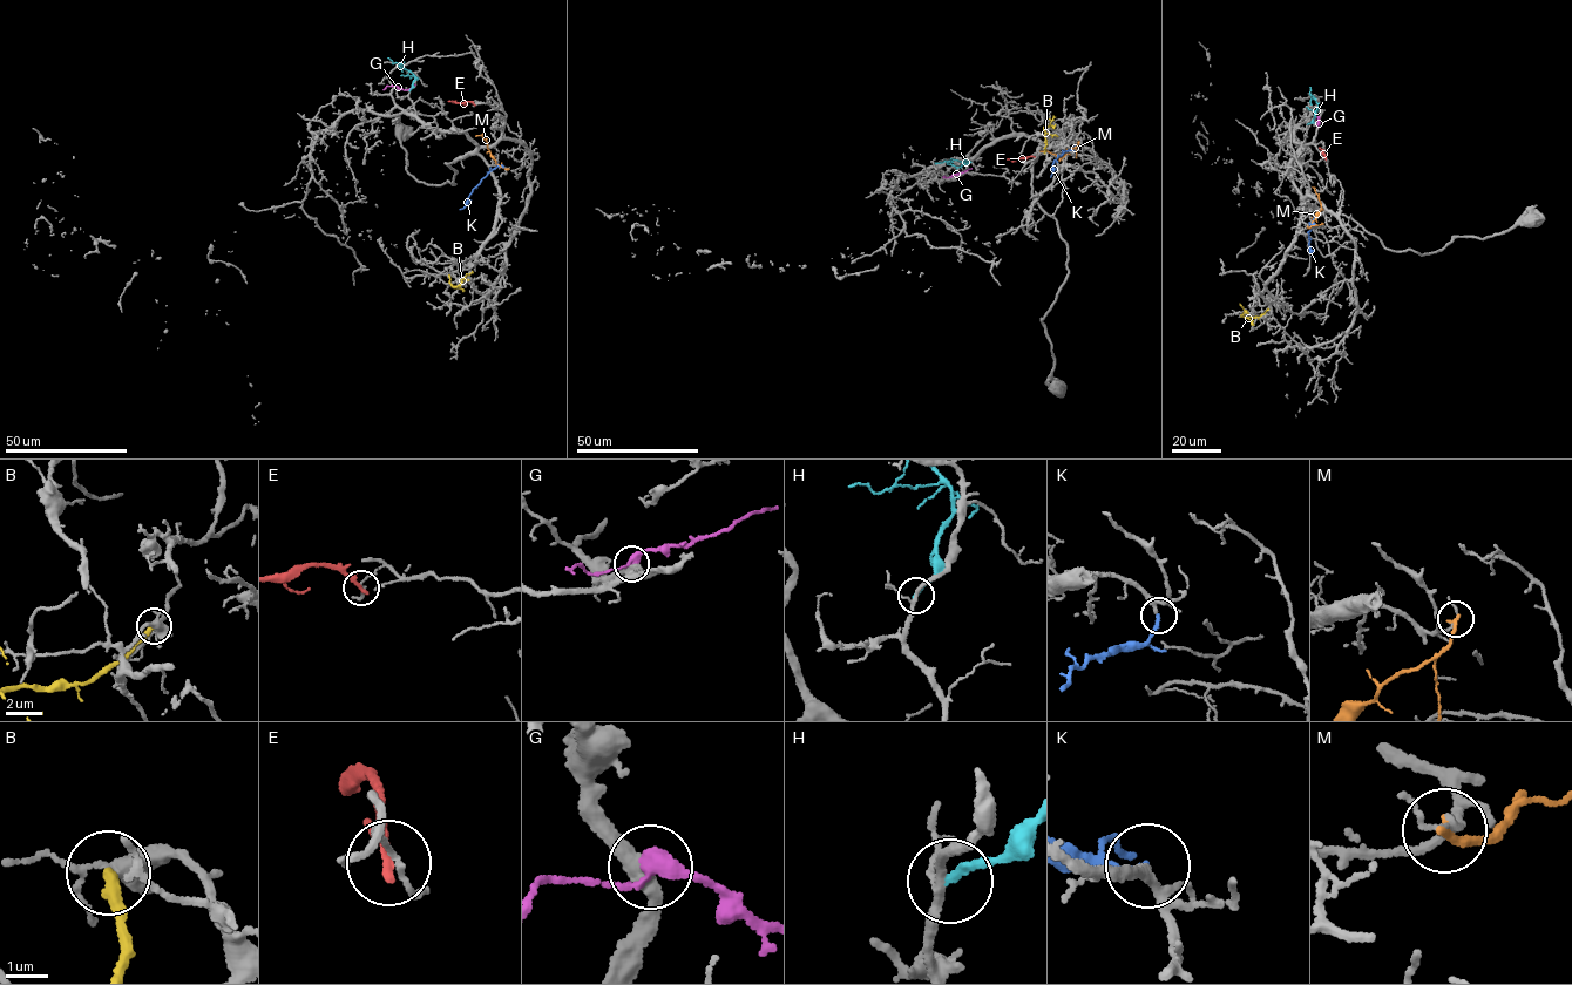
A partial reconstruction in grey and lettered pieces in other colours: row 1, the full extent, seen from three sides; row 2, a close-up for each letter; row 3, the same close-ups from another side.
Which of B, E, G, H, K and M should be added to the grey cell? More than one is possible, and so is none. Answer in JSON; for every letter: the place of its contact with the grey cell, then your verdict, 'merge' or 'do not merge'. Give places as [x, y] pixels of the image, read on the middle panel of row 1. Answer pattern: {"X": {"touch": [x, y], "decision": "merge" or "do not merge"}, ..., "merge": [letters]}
{"B": {"touch": [1044, 153], "decision": "do not merge"}, "E": {"touch": [1034, 156], "decision": "do not merge"}, "G": {"touch": [951, 176], "decision": "do not merge"}, "H": {"touch": [964, 160], "decision": "do not merge"}, "K": {"touch": [1075, 145], "decision": "merge"}, "M": {"touch": [1078, 142], "decision": "do not merge"}, "merge": ["K"]}

